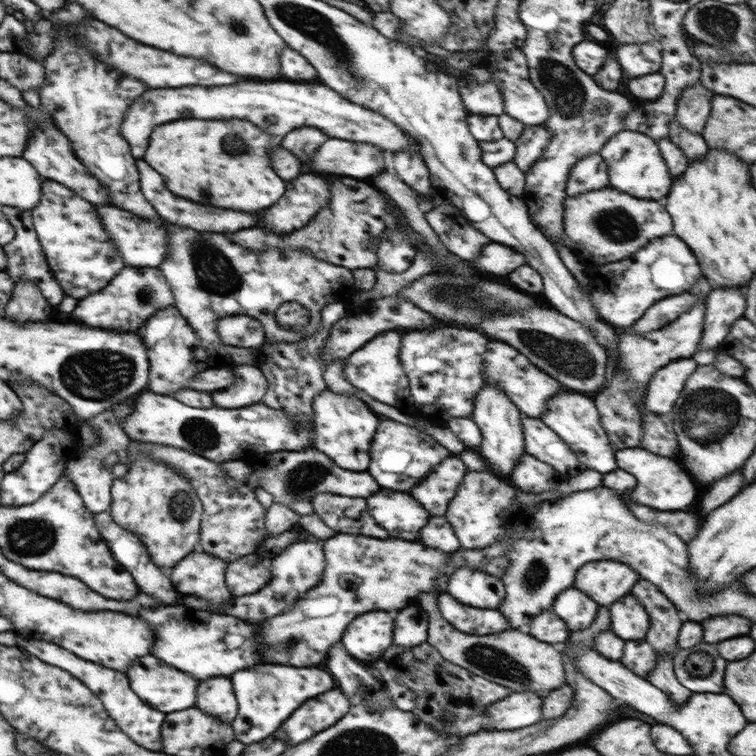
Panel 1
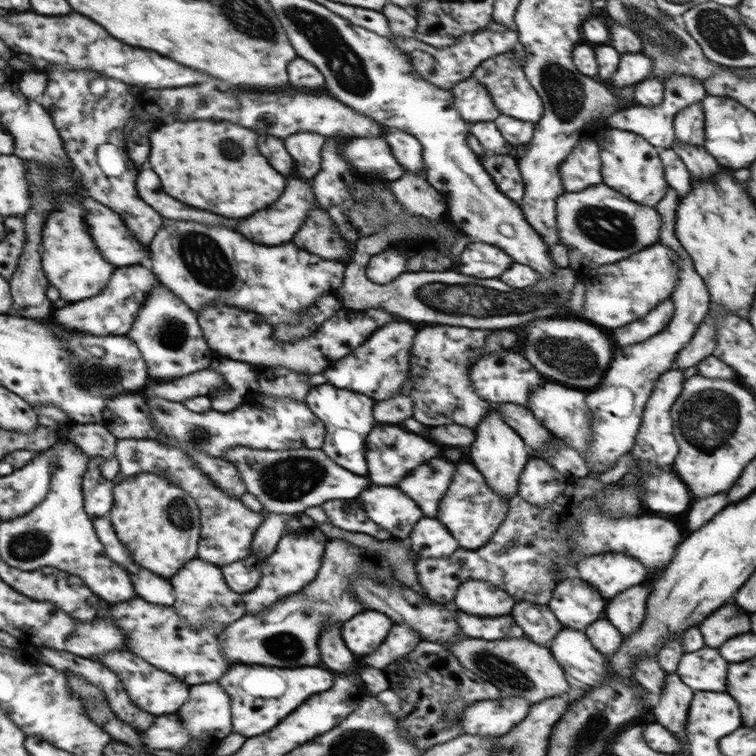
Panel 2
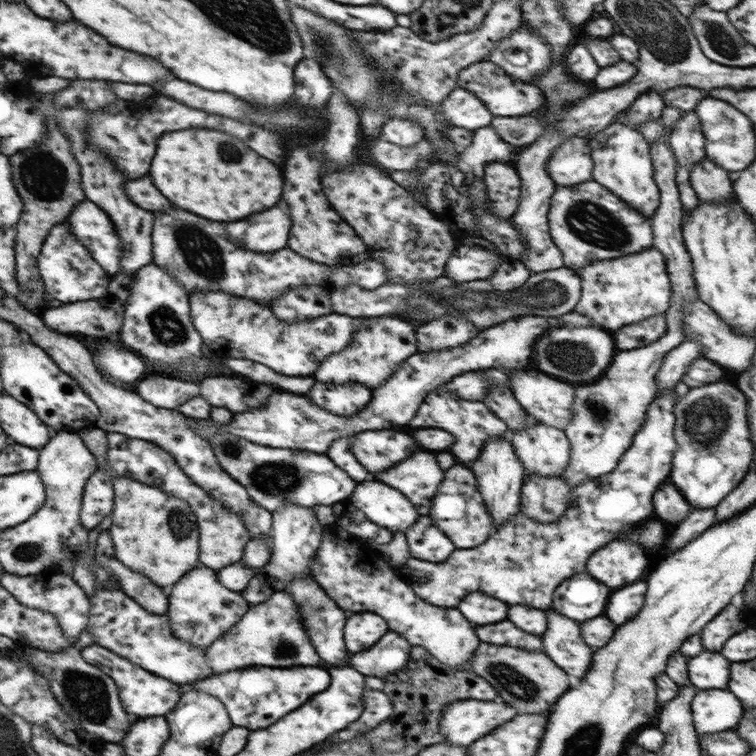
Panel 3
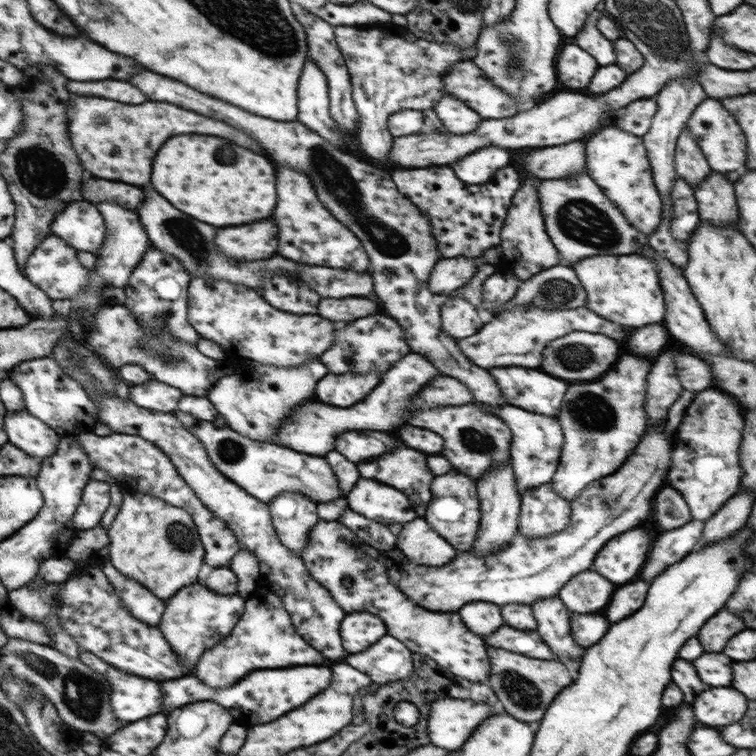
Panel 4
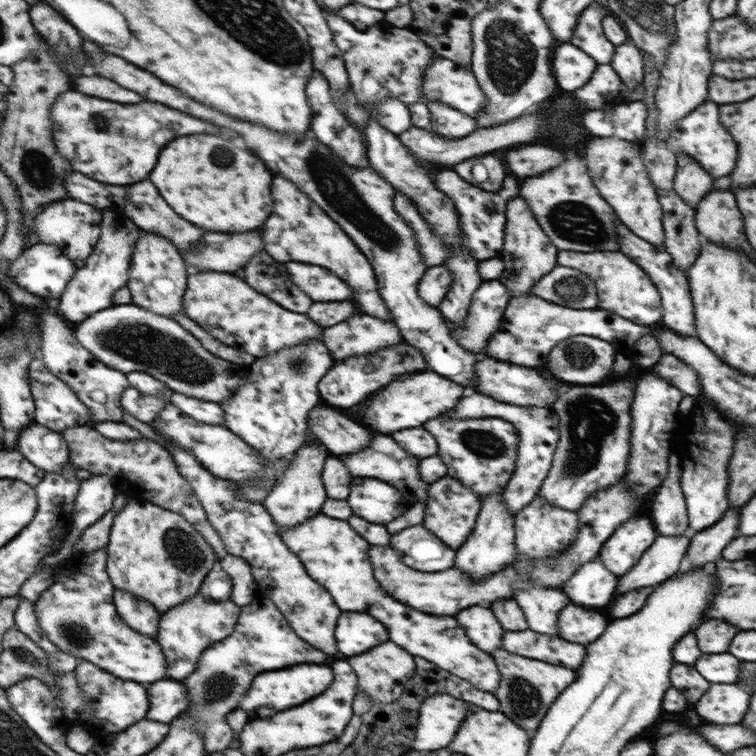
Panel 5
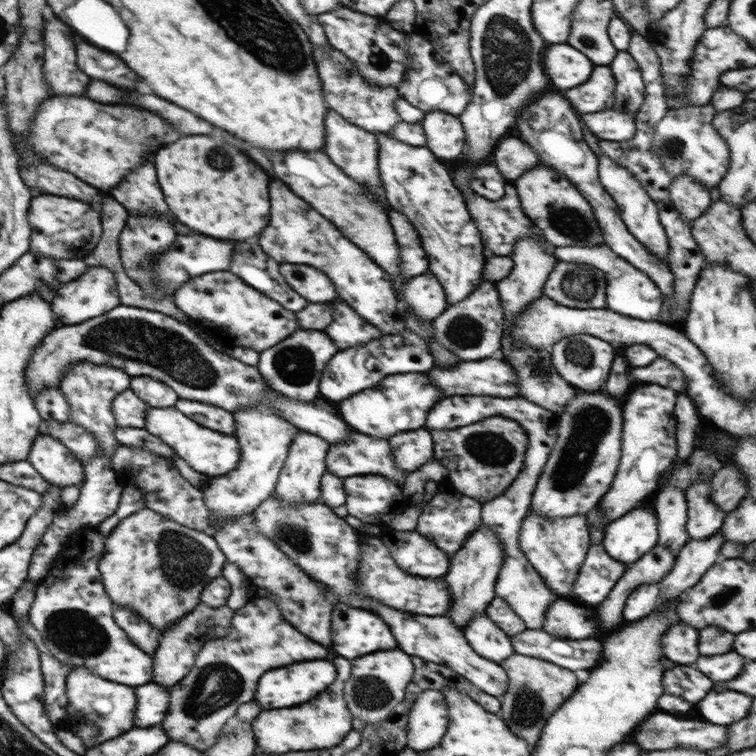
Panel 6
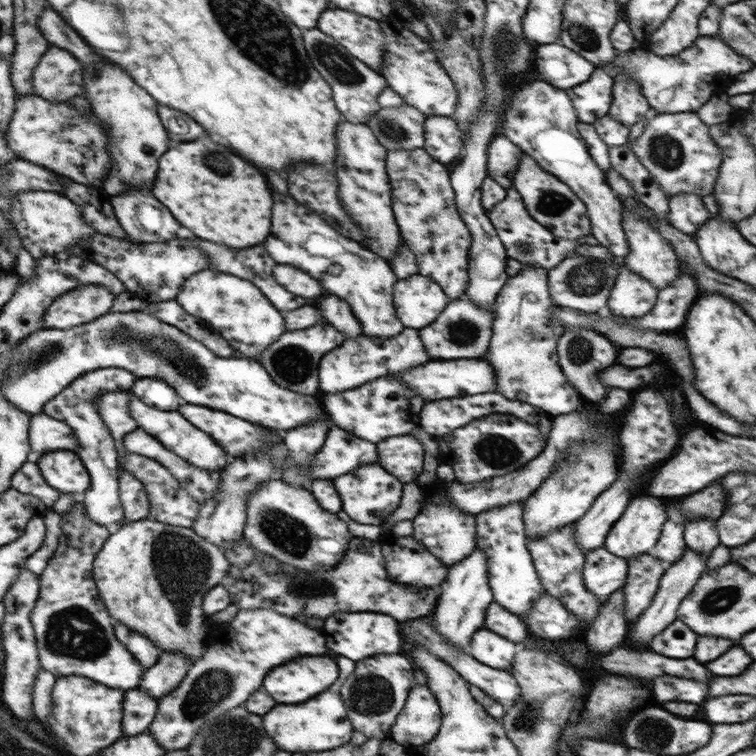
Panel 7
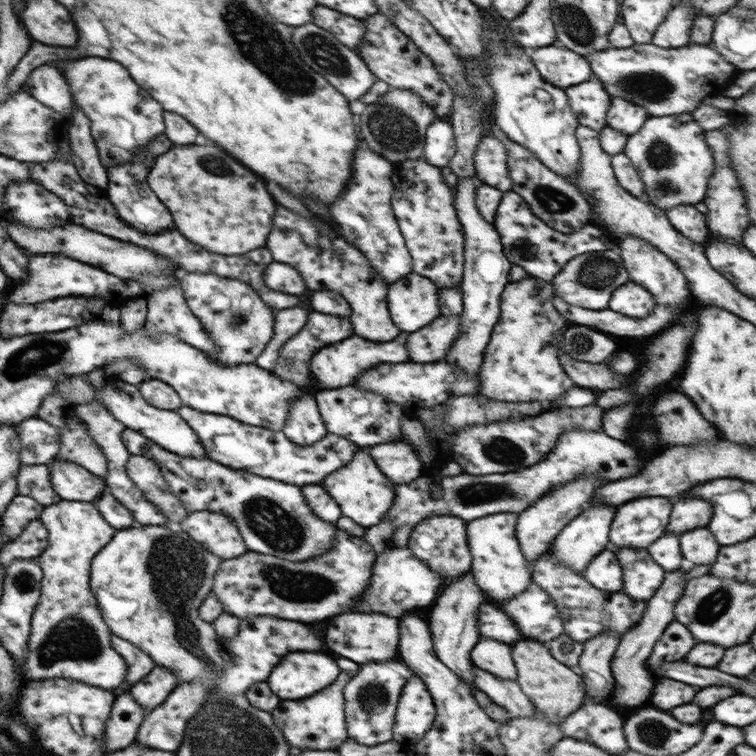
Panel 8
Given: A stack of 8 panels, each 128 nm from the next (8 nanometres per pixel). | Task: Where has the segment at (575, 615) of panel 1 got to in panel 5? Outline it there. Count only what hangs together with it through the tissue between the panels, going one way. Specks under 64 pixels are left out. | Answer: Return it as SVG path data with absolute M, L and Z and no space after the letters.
M600 556L586 562L563 584L561 591L571 603L585 609L606 610L614 600L618 577L606 570Z

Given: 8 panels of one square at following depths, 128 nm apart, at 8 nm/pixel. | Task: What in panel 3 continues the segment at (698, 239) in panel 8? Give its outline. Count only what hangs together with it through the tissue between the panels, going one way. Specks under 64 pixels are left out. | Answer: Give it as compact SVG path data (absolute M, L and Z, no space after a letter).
M685 111L680 119L672 126L669 134L669 144L675 154L677 164L694 167L696 163L702 163L706 159L705 138L700 126L700 119L694 111Z

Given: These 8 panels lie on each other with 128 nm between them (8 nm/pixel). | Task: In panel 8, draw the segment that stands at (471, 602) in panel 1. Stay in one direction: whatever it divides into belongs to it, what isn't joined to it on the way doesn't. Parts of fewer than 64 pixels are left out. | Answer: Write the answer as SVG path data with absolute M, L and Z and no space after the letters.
M480 638L471 652L473 665L500 679L517 680L516 667L512 660L512 646L502 641Z

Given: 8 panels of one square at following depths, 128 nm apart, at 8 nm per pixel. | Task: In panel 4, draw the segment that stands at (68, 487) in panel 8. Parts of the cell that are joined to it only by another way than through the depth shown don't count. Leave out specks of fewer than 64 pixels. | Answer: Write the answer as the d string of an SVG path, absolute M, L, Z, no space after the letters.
M26 409L12 413L6 411L4 428L10 443L40 460L54 455L54 451L58 450L58 443L61 442L60 433Z

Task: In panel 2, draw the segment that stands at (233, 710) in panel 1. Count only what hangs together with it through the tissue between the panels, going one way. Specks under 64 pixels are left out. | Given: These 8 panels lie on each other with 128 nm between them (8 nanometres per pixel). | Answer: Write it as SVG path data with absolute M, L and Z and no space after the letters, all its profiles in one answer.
M218 681L190 685L188 701L176 712L197 740L218 743L233 732L230 695Z

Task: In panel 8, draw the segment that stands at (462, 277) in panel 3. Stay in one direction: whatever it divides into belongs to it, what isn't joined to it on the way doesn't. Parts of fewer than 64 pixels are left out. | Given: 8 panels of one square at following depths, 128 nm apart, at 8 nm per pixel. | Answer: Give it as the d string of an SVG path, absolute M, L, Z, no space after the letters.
M410 273L389 284L388 308L394 324L404 332L416 332L440 317L439 289L429 278Z

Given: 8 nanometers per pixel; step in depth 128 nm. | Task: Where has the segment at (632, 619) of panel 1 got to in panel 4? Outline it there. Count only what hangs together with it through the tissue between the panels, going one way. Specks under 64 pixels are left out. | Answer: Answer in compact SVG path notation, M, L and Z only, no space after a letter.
M642 579L634 580L633 582L634 584L627 583L619 586L612 595L610 602L604 608L603 615L611 623L632 616L644 604L649 583Z

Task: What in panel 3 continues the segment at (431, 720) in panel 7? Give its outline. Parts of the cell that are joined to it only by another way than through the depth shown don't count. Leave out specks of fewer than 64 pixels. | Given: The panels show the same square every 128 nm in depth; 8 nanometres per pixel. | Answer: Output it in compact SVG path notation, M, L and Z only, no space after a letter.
M458 700L444 708L440 717L441 734L450 744L469 747L478 738L502 727L519 713L501 700Z

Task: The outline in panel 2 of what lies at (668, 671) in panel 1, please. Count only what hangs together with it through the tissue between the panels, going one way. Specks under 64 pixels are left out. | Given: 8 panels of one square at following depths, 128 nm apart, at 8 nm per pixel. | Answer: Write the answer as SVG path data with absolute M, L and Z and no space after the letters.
M666 673L662 694L656 696L655 705L651 711L650 718L656 718L658 724L662 724L666 730L676 734L680 738L682 750L676 752L680 755L688 755L688 740L684 736L684 724L686 724L686 714L694 691L690 686L686 686L678 674Z

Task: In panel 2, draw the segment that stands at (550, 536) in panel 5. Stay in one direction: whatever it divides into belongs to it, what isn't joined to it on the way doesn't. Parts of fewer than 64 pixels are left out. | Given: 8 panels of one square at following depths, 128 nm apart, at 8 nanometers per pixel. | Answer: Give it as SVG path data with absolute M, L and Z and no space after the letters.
M540 457L528 459L518 483L518 495L528 503L546 508L568 487L572 479Z

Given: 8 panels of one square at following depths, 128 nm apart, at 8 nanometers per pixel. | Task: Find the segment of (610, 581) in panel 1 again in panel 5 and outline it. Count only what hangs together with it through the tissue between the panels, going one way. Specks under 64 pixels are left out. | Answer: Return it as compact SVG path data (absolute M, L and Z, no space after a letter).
M630 518L606 540L599 556L606 570L620 577L640 560L642 554L655 541L657 530L651 520Z

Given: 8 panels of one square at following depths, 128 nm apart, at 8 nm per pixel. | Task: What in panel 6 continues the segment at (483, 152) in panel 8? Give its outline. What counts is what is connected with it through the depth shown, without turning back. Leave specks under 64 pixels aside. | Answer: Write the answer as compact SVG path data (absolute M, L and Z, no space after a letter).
M506 137L495 146L490 161L513 183L527 170L540 166L540 155L518 137Z

